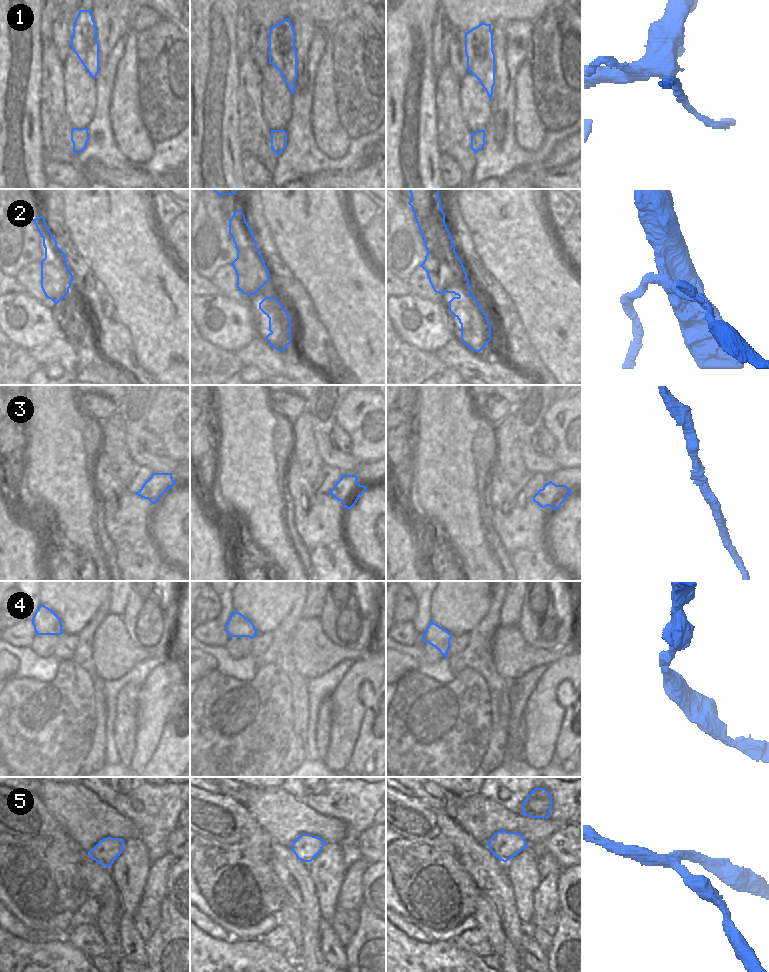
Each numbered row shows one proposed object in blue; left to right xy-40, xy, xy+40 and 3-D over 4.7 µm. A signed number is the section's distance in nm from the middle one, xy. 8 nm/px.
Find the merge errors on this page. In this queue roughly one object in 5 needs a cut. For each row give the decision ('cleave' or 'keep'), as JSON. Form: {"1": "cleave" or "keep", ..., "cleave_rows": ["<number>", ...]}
{"1": "cleave", "2": "cleave", "3": "keep", "4": "keep", "5": "keep", "cleave_rows": ["1", "2"]}

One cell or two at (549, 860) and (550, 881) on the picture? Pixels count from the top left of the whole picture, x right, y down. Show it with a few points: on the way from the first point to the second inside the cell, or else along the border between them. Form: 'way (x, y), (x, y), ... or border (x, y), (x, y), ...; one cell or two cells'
border (558, 873), (549, 873), (542, 878); two cells

